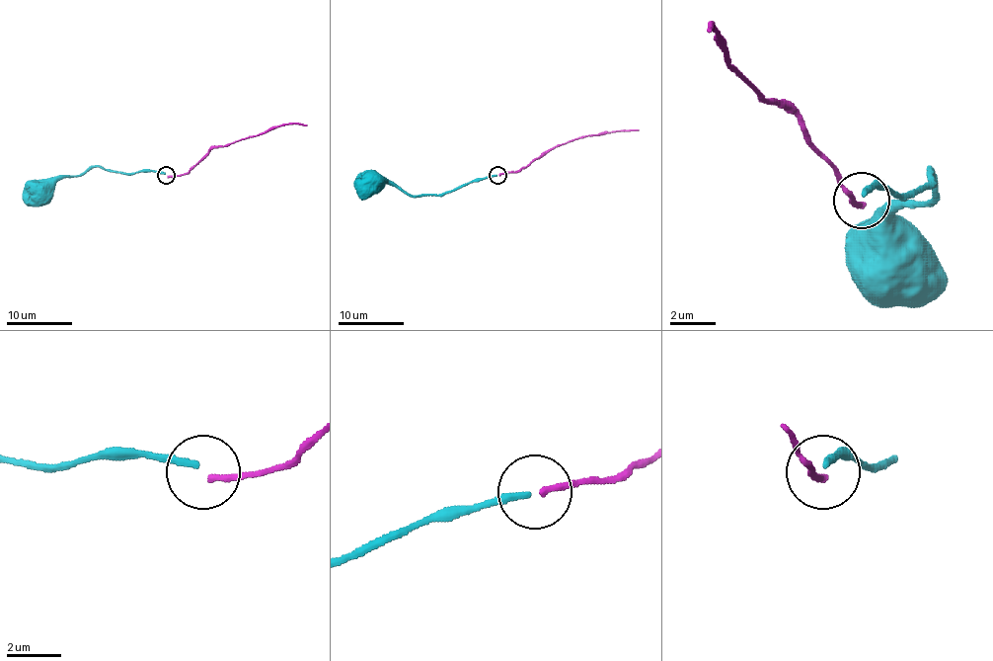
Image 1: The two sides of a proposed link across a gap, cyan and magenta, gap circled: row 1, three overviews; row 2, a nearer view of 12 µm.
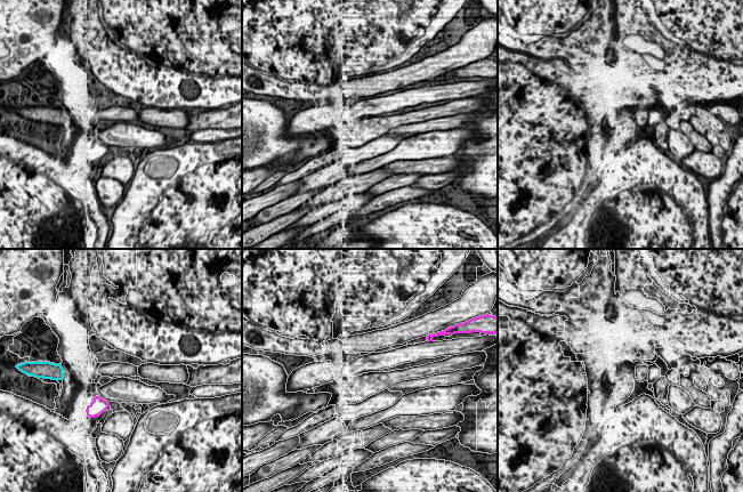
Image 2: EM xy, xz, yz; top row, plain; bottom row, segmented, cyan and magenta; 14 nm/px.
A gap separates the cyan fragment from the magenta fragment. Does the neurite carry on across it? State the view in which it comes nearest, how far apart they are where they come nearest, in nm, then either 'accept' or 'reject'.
nearest in xy; 500 nm apart; reject

